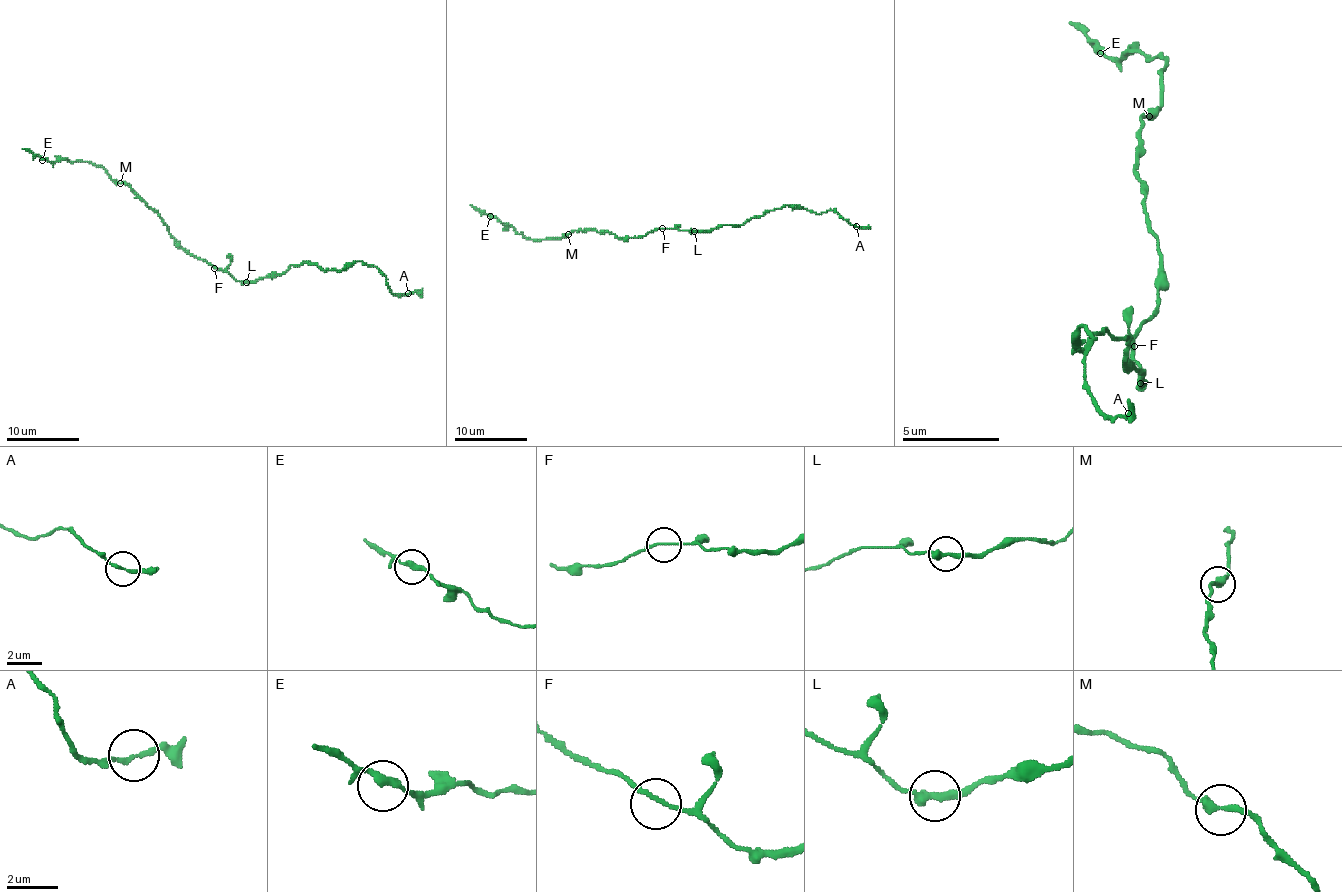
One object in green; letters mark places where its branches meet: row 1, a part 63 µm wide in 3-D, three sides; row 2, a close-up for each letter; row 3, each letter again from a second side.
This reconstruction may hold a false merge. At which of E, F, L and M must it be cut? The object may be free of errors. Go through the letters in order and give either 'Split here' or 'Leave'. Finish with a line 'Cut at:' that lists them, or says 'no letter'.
E: Leave
F: Leave
L: Leave
M: Leave
Cut at: no letter

